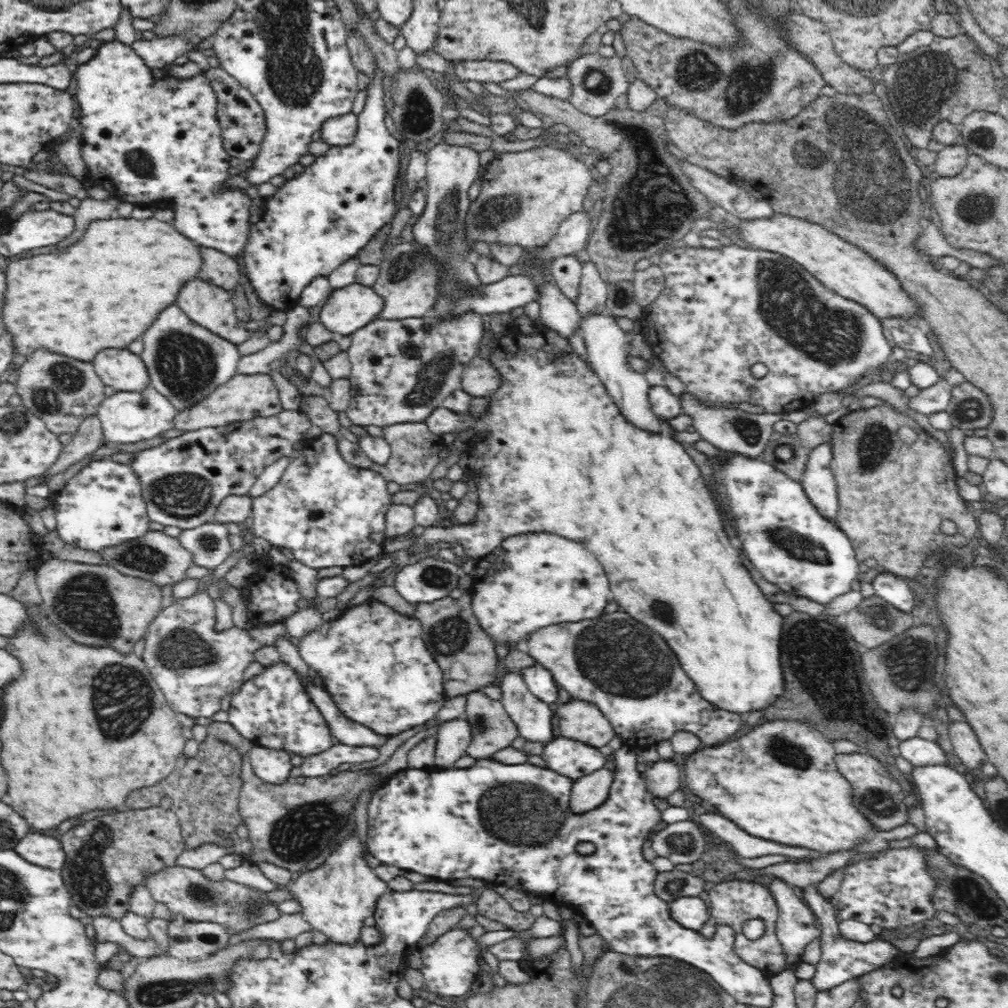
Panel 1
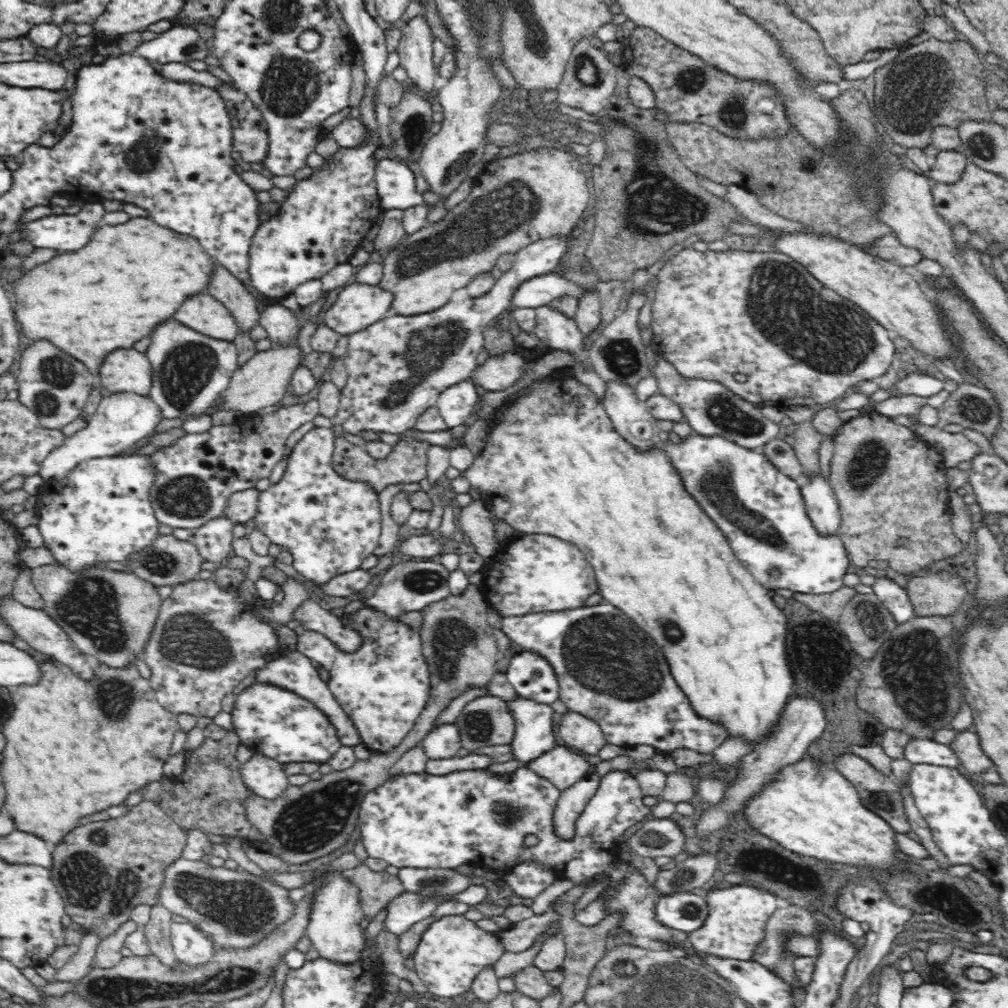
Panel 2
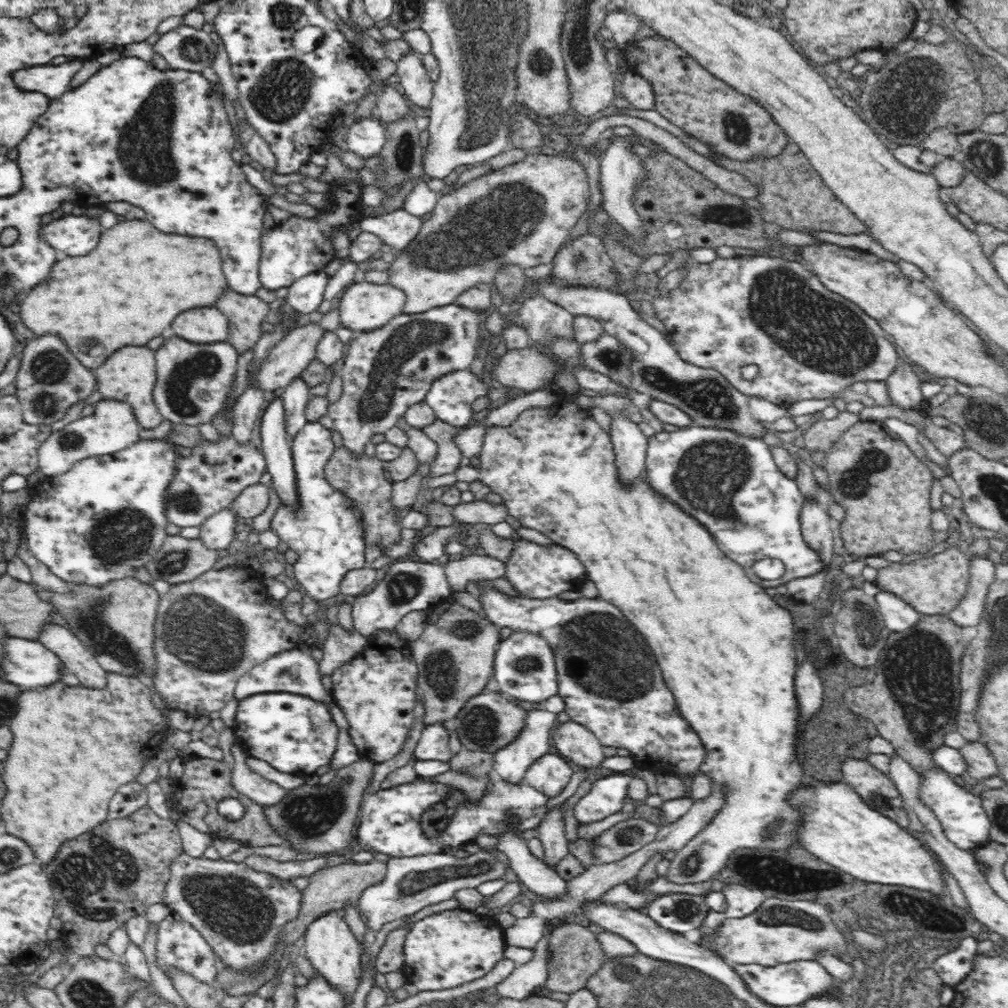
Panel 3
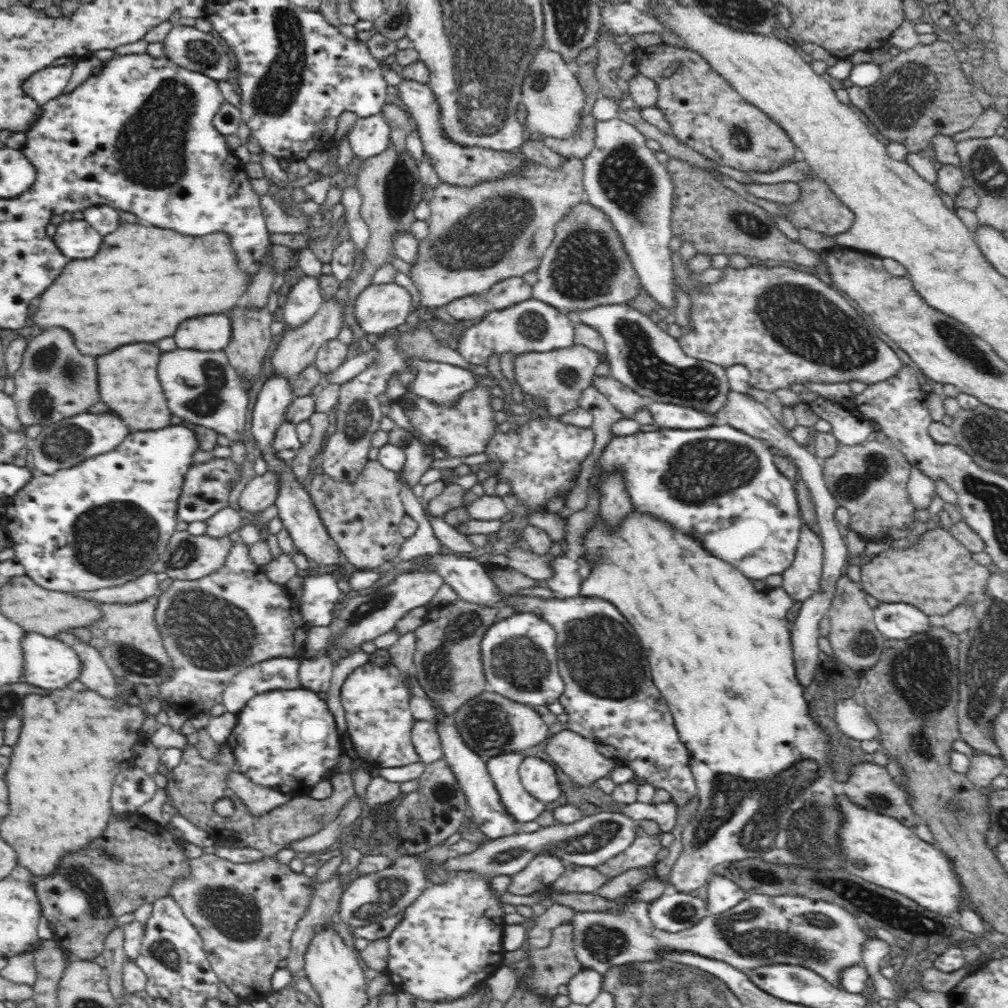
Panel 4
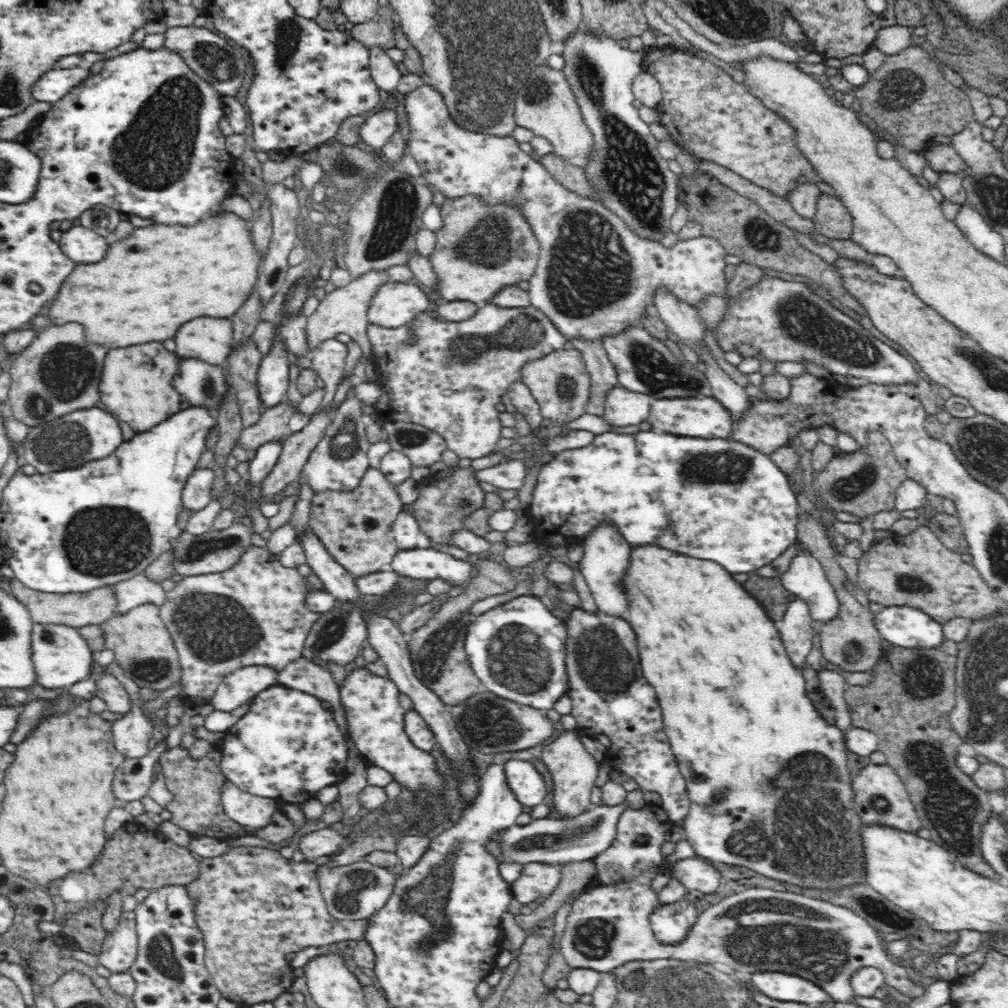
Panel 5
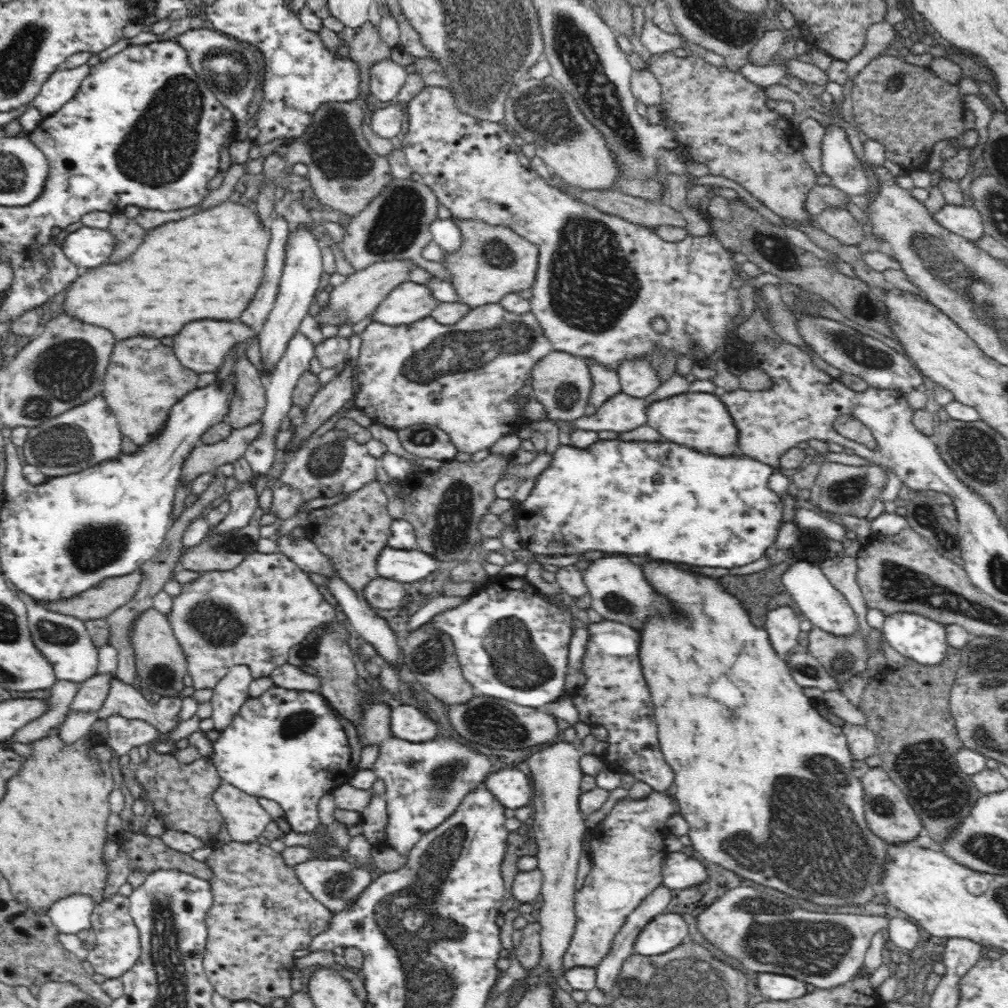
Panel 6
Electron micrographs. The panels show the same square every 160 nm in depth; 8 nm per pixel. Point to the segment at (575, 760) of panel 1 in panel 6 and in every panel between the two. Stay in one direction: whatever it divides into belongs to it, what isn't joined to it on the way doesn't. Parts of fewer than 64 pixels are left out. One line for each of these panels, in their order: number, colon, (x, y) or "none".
2: (561, 767)
3: (549, 775)
4: (538, 777)
5: (524, 781)
6: (509, 787)

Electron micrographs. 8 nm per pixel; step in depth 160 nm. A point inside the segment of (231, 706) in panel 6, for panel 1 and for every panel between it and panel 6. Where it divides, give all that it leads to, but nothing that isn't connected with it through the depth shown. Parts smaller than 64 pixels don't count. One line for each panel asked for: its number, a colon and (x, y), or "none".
1: (346, 731)
2: (294, 671)
3: (294, 671)
4: (282, 674)
5: (246, 683)

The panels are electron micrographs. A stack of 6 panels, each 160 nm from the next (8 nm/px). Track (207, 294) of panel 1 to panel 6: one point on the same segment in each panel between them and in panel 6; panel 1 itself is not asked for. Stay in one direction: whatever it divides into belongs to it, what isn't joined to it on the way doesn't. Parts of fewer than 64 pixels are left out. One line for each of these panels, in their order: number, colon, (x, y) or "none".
2: (209, 317)
3: (205, 325)
4: (208, 333)
5: (210, 340)
6: (201, 346)

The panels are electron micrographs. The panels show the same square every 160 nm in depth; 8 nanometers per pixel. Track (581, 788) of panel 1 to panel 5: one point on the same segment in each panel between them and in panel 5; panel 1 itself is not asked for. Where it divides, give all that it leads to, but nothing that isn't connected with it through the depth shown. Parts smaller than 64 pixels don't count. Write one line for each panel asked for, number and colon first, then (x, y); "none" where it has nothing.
2: (571, 802)
3: (551, 831)
4: (544, 868)
5: (537, 879)

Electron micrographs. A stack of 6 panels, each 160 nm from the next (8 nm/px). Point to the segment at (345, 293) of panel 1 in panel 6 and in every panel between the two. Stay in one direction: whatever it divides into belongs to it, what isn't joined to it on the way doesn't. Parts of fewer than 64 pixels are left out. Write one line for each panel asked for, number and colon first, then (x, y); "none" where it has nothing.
2: (357, 306)
3: (363, 306)
4: (379, 307)
5: (396, 303)
6: (409, 302)

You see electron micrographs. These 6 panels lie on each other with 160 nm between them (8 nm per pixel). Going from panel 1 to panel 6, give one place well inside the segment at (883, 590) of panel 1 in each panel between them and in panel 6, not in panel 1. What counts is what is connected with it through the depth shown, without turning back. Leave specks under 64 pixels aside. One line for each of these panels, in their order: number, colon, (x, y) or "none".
2: (892, 597)
3: (896, 615)
4: (898, 620)
5: (902, 626)
6: (922, 640)

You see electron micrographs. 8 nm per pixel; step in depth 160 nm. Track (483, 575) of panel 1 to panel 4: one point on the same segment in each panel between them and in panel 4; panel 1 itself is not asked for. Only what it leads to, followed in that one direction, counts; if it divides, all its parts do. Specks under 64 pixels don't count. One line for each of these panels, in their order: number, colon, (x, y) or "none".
2: (537, 572)
3: (535, 571)
4: (566, 579)

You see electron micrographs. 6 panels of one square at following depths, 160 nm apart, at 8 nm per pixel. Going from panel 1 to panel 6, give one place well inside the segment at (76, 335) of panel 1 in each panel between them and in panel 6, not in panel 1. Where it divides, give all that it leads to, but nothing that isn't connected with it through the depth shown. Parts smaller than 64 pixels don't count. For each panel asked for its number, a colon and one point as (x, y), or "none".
2: (134, 275)
3: (137, 280)
4: (146, 280)
5: (159, 277)
6: (215, 259)

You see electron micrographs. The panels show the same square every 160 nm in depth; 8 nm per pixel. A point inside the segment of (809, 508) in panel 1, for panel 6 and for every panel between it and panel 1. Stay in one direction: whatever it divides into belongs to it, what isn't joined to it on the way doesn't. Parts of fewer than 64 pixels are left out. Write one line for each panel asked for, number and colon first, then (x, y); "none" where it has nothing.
2: (761, 511)
3: (702, 468)
4: (719, 484)
5: (720, 500)
6: (654, 499)

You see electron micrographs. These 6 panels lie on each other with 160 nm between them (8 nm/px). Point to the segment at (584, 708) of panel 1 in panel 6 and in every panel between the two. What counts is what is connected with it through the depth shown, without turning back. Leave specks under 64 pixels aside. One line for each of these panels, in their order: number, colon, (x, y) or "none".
2: (576, 730)
3: (574, 741)
4: (577, 756)
5: (574, 770)
6: (559, 826)

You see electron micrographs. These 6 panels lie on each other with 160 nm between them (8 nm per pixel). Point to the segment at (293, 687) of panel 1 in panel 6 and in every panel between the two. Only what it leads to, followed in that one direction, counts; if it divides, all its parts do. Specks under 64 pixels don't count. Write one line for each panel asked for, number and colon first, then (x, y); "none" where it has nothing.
2: (277, 723)
3: (293, 733)
4: (286, 740)
5: (286, 747)
6: (286, 745)

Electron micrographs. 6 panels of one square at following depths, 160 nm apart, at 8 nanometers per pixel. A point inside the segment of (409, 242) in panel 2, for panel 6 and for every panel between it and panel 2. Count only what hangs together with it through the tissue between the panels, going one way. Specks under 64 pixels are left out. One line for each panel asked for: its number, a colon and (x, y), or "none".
3: (519, 215)
4: (478, 236)
5: (479, 250)
6: (493, 261)

